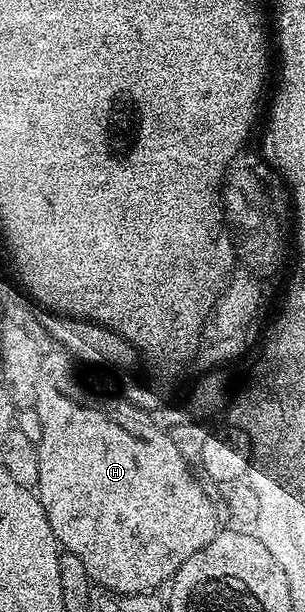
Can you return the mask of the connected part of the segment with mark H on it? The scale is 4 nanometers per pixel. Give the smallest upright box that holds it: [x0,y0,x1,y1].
[33,362,220,595]

